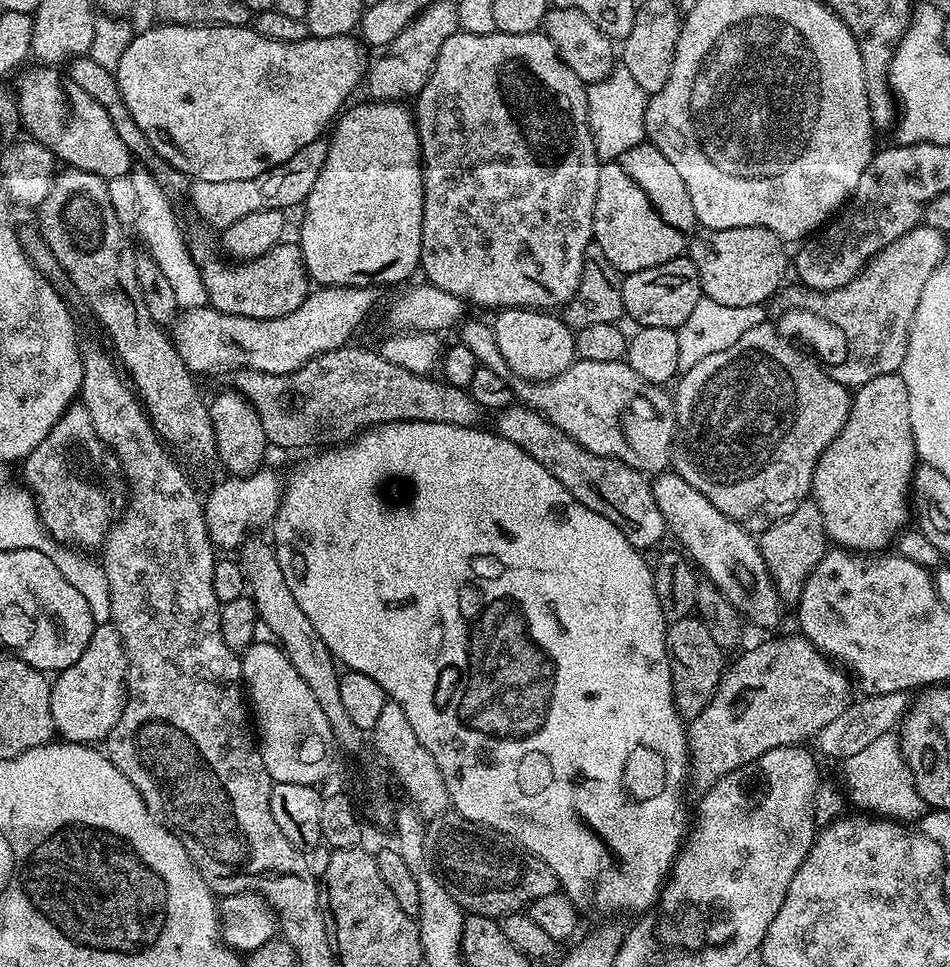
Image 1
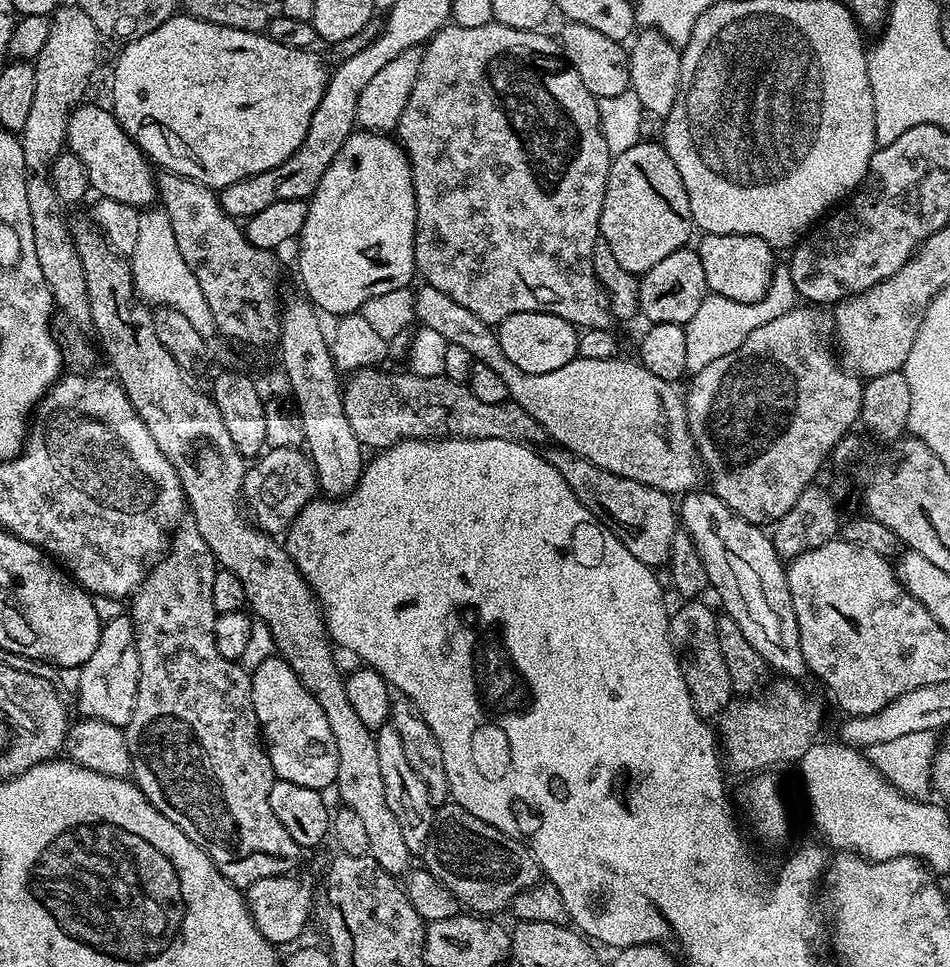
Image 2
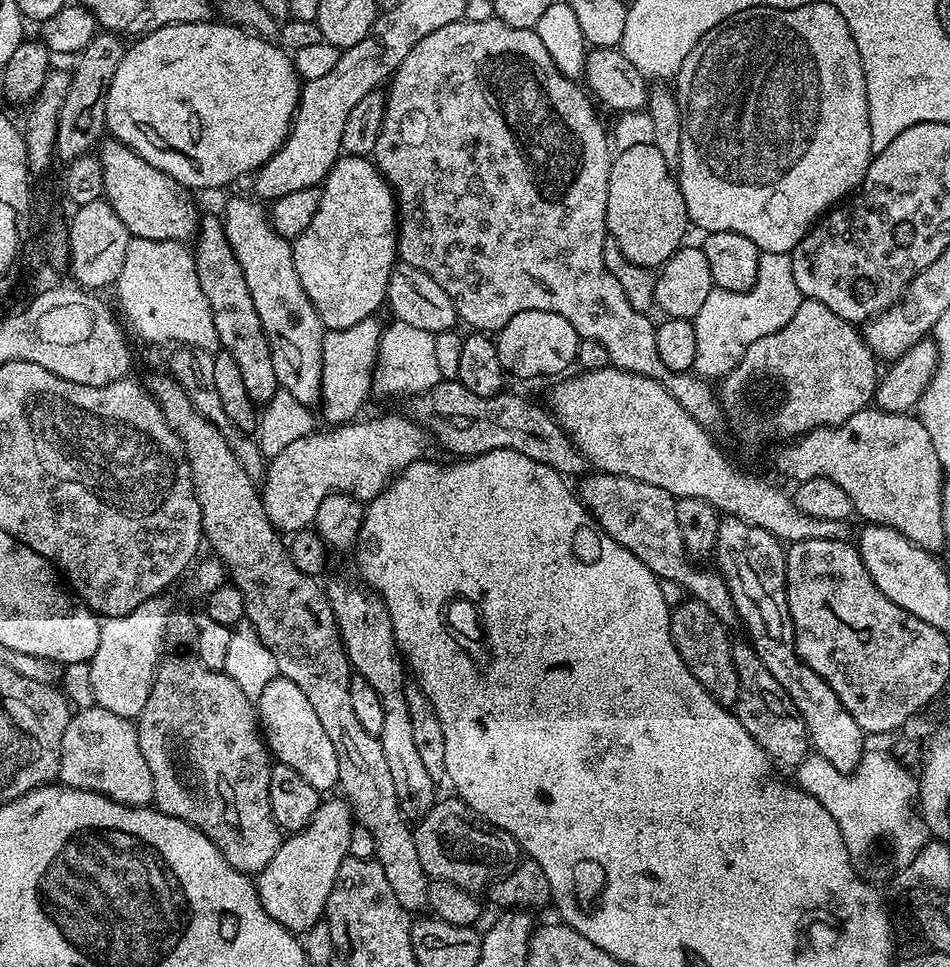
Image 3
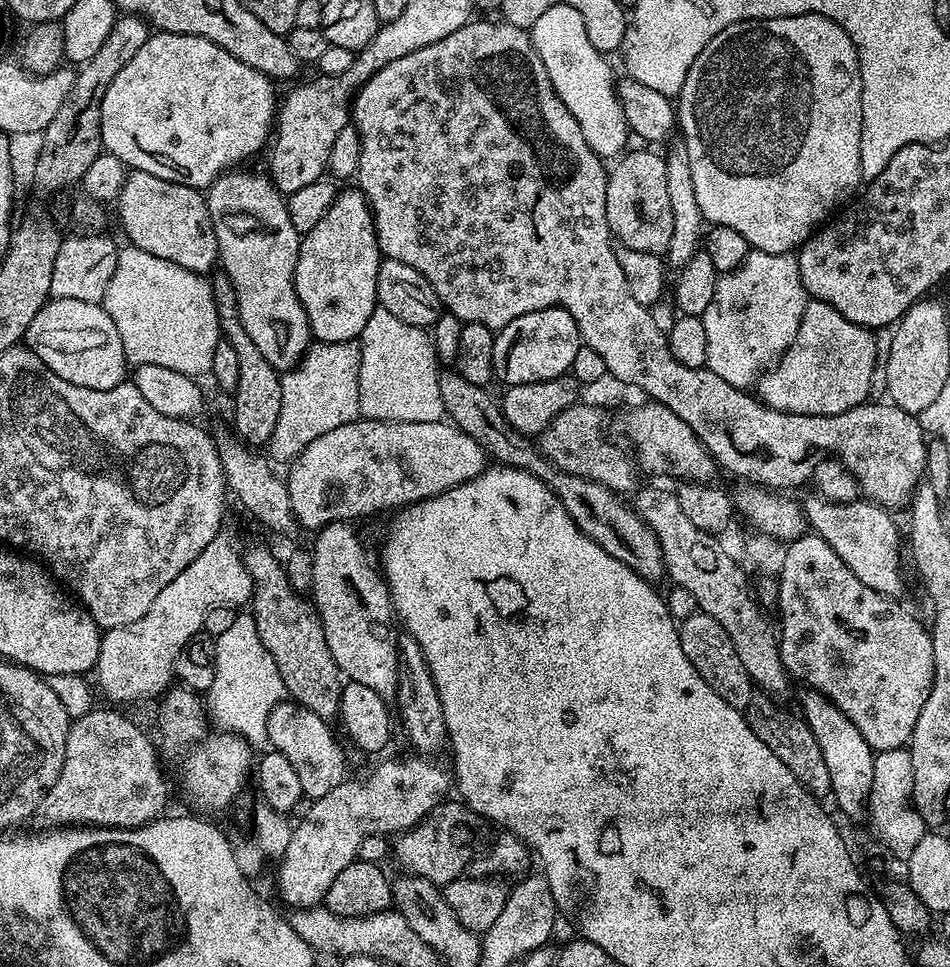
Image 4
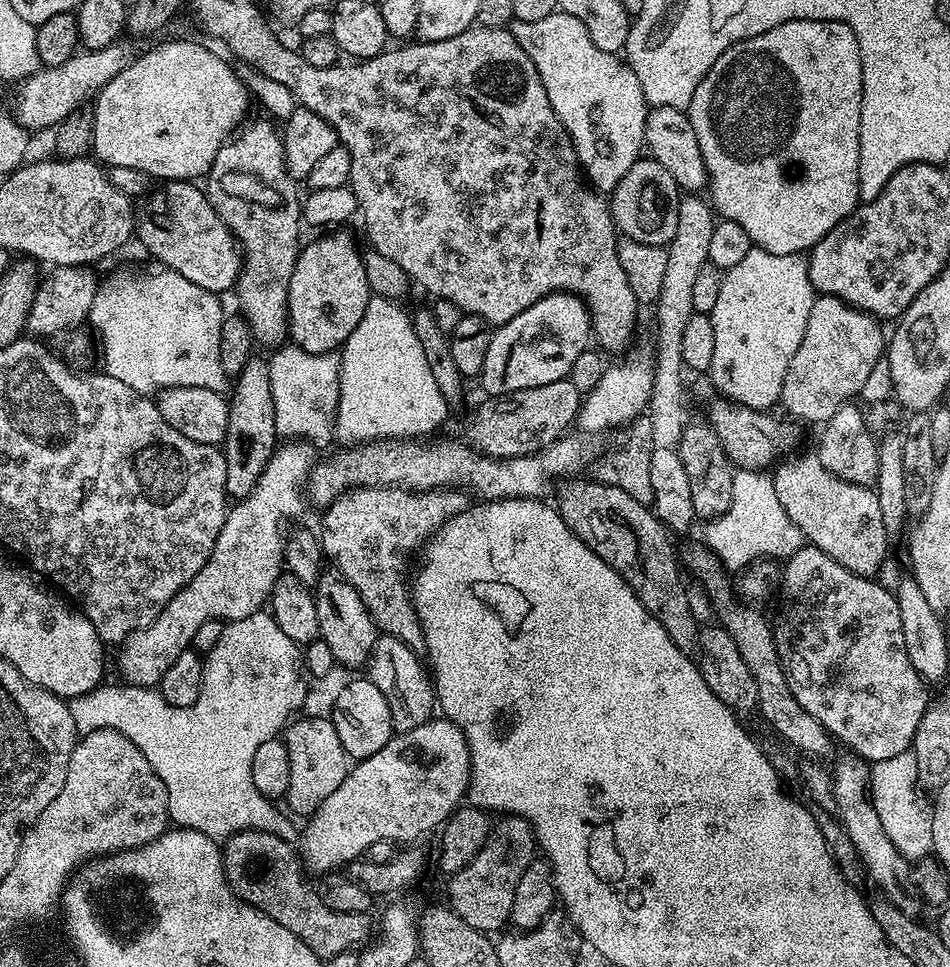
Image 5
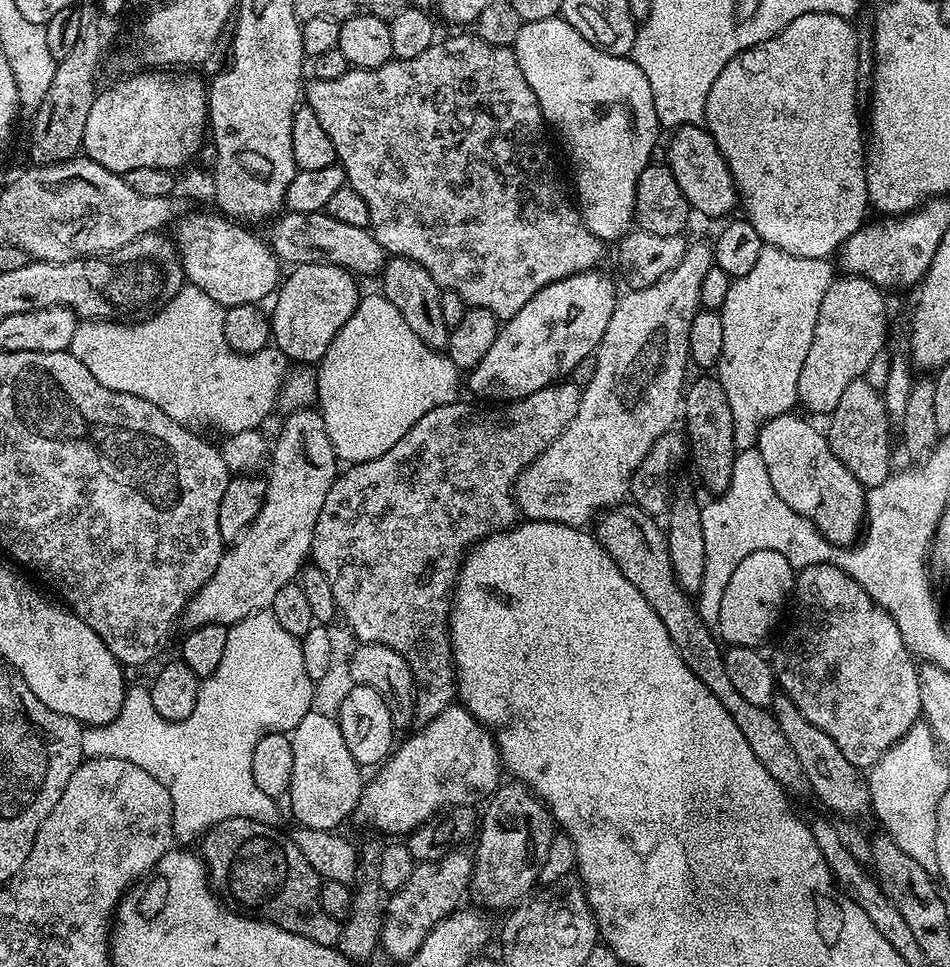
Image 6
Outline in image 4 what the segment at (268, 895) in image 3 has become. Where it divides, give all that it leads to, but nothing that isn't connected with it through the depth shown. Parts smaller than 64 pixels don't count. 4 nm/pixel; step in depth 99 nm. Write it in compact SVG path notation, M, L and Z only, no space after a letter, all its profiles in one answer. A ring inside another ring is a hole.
M412 754L409 760L384 760L365 780L345 778L341 784L334 786L334 790L330 790L330 794L311 801L307 805L308 813L292 829L290 846L286 846L283 856L278 860L280 869L276 872L276 888L281 898L289 904L289 909L317 907L330 890L330 882L334 882L336 875L357 859L362 838L407 832L425 820L437 804L447 797L444 795L448 792L448 780L450 784L449 773L447 776L436 762L419 754Z

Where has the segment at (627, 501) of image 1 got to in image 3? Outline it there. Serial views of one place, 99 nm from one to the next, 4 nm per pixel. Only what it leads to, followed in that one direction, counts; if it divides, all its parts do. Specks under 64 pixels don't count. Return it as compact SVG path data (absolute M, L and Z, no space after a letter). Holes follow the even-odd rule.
M597 470L591 474L579 481L578 495L600 531L614 538L614 542L626 546L626 550L630 550L638 562L645 564L657 580L673 580L691 599L702 601L710 611L715 612L724 625L735 625L738 620L736 603L724 577L711 567L704 568L708 566L701 566L688 555L682 542L682 530L678 530L675 496L659 486L647 485L634 478Z

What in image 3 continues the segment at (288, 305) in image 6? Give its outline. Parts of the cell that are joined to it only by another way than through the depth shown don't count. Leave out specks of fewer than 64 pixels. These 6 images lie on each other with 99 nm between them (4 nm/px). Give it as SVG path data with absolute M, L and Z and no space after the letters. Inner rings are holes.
M341 155L320 188L318 210L310 226L302 230L297 240L291 241L294 270L298 270L302 290L306 290L310 302L320 311L325 329L343 330L379 313L388 294L392 267L398 262L397 231L396 193L376 169L375 163L366 156Z

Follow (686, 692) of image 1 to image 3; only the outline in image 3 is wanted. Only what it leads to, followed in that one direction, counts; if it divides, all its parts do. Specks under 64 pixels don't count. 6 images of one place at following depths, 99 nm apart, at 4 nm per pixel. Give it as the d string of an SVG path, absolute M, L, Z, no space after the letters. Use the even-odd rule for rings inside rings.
M686 598L681 604L671 609L672 621L670 622L670 634L682 662L702 682L704 689L715 698L717 702L725 706L735 705L738 698L738 674L734 670L734 658L732 657L733 641L728 640L729 629L710 611L700 600Z

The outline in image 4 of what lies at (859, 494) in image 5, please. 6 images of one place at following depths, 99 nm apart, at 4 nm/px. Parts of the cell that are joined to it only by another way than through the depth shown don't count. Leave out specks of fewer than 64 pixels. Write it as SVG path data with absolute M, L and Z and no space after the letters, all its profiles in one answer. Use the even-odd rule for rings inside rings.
M812 494L808 501L804 500L804 515L807 516L807 527L815 535L830 542L830 550L850 566L854 578L870 590L880 592L884 596L899 597L904 588L904 580L900 577L900 560L896 557L896 543L901 543L902 532L896 529L892 521L893 513L880 504L873 504L866 499L858 499L849 504L839 504L825 500L819 494Z

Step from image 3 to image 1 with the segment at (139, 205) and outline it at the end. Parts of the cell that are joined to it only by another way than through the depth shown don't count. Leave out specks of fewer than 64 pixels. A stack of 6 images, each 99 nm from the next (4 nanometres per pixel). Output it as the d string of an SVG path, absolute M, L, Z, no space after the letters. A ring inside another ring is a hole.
M32 67L36 68L19 73L20 81L14 87L23 131L50 149L61 165L96 174L107 181L129 175L134 168L134 158L130 150L126 150L122 138L118 138L110 123L110 114L73 80L65 79L61 73L60 77L55 67Z

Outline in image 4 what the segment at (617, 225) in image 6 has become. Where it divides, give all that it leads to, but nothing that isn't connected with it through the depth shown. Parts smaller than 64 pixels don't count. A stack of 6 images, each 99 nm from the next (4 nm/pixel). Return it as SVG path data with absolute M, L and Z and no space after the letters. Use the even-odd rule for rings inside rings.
M558 2L550 6L550 10L546 10L538 22L534 22L530 35L534 50L538 58L542 58L542 66L546 66L546 74L550 74L550 82L558 98L566 102L578 126L582 126L582 134L586 142L590 142L590 150L601 158L619 157L625 151L624 143L630 140L630 129L616 93L616 84L612 80L612 68L604 61L607 60L605 53L590 46L582 14L578 14L574 6Z

